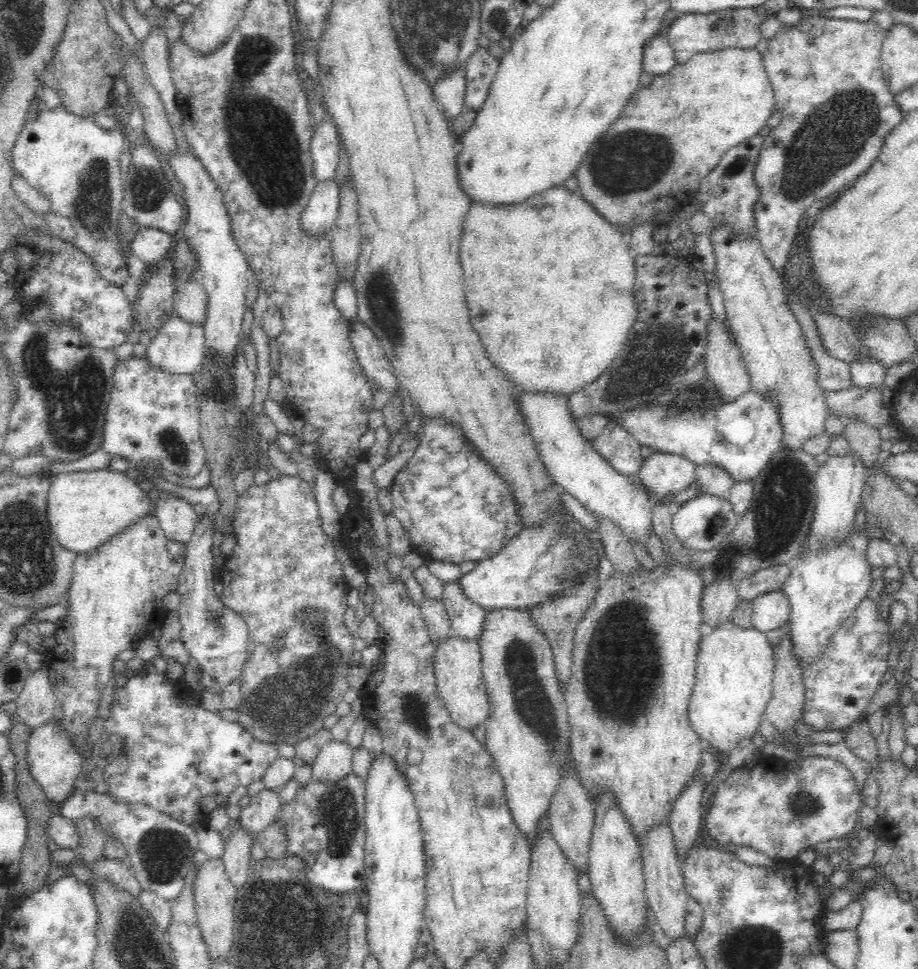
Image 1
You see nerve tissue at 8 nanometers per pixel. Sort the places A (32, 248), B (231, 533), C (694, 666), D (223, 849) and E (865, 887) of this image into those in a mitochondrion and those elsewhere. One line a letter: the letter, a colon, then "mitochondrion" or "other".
A: other
B: other
C: other
D: other
E: other

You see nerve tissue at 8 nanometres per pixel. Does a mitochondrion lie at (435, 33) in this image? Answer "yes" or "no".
yes

